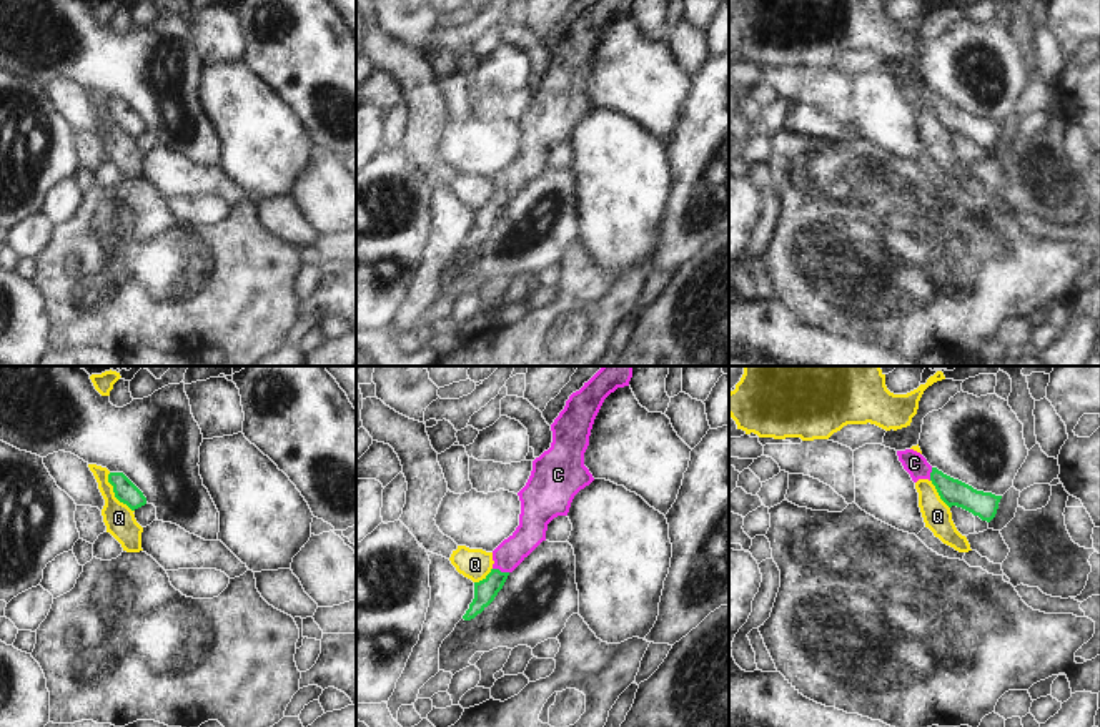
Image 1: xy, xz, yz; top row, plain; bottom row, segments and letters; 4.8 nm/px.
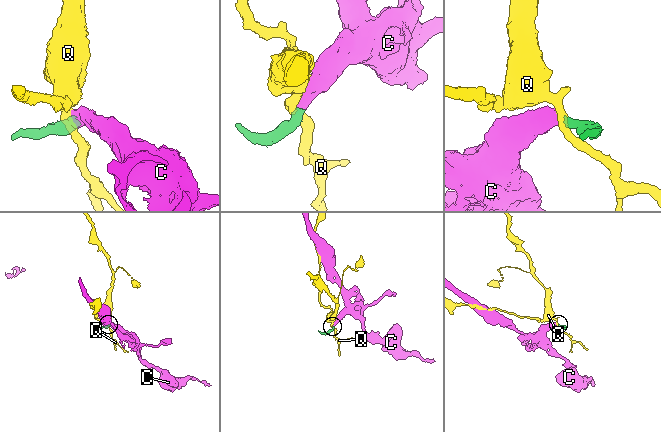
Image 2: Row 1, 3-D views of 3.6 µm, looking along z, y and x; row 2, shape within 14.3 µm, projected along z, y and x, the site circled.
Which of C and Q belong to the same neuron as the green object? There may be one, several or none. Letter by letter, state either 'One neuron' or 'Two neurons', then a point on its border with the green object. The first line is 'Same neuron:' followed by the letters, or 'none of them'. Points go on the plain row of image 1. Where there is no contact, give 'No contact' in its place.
Same neuron: C
C: One neuron. Touches green at xz (500, 198)
Q: Two neurons. Touches green at xy (115, 122)

